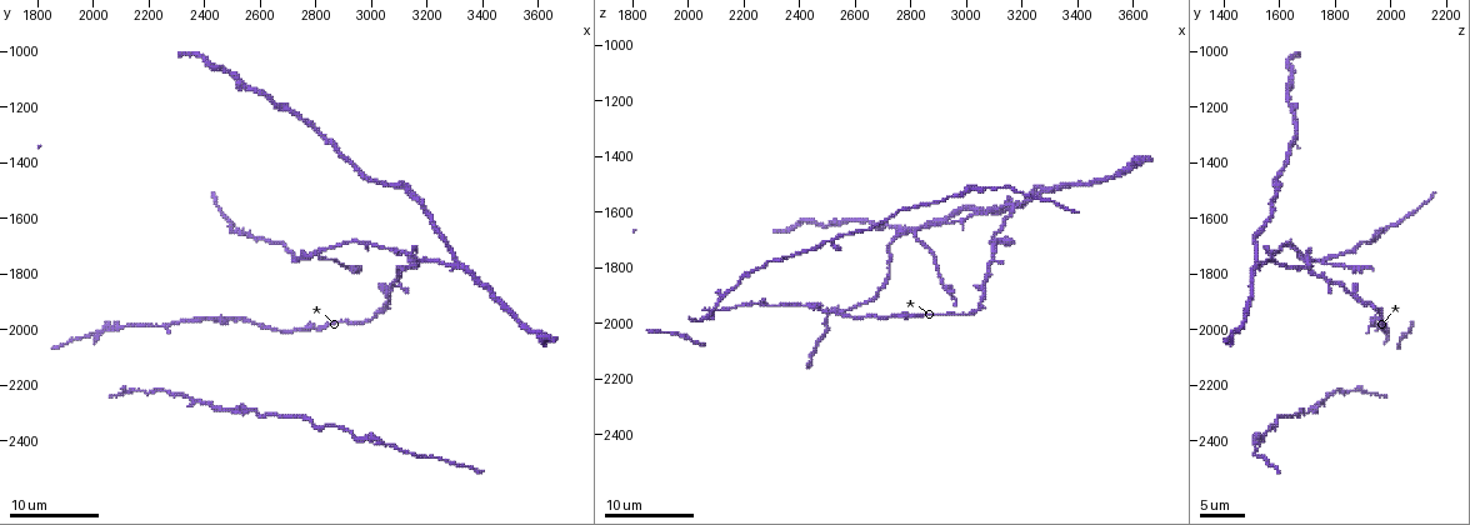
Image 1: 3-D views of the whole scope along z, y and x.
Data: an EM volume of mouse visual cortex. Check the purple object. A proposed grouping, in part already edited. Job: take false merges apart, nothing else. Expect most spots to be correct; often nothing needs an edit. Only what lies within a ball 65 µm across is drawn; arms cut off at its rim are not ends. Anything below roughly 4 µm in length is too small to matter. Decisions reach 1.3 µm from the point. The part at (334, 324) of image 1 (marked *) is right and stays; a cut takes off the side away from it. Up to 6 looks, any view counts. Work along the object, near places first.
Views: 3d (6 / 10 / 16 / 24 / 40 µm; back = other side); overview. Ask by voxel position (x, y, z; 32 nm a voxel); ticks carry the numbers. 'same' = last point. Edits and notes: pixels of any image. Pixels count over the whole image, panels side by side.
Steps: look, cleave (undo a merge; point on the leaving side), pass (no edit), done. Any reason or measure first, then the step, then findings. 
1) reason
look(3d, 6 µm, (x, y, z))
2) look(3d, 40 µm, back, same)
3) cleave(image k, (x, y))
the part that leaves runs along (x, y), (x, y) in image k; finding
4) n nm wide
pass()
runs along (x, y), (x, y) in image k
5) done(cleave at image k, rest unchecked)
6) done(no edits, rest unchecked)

narrows sharply
look(3d, 10 µm, (2650, 1180, 1630))

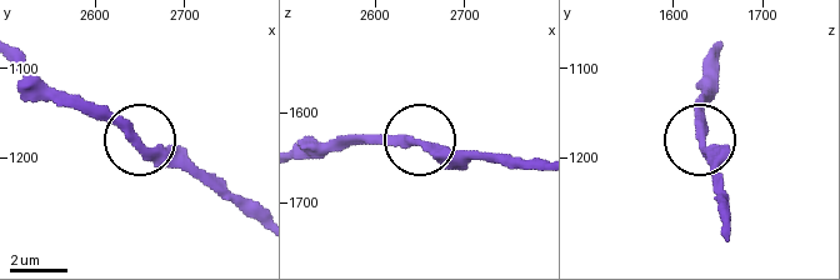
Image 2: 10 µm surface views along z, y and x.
320 nm wide
pass()
runs along (536, 163), (443, 155), (414, 141), (366, 141) in image 2; one neuron here

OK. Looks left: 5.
sudden change in width
look(3d, 6 µm, (2350, 1010, 1670))

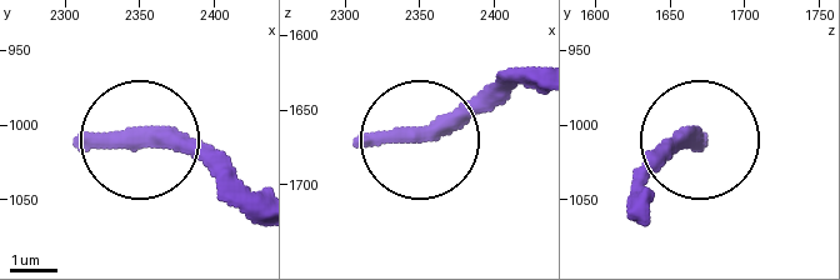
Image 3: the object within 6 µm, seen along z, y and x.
360 nm wide
pass()
continuous, no second neuron

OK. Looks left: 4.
look(3d, 10 µm, (2510, 1960, 1950))

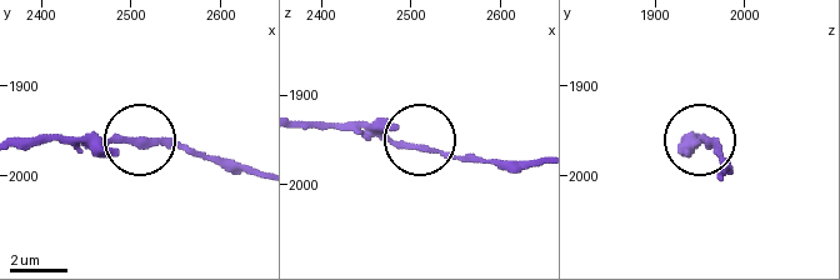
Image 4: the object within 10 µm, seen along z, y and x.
pass()
runs along (533, 163), (483, 163), (404, 149), (326, 123) in image 4; one neuron here

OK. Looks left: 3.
done(no edits, rest unchecked)

